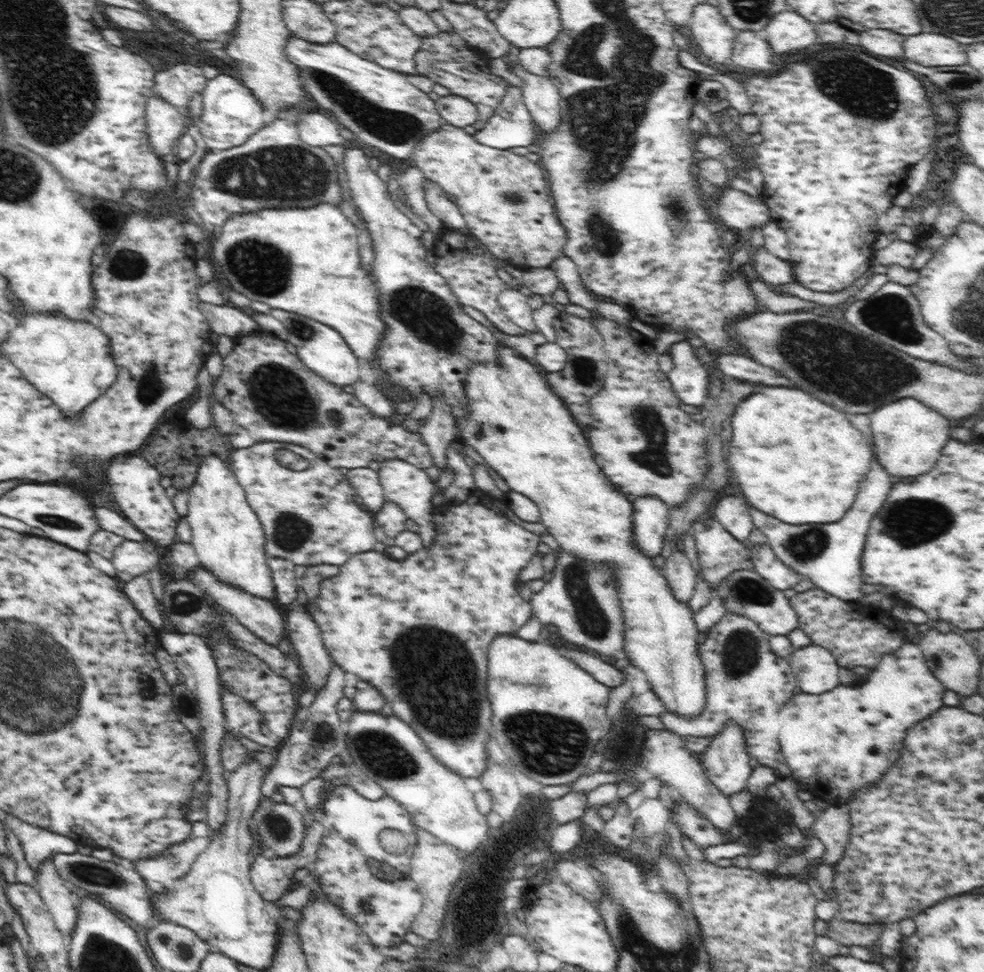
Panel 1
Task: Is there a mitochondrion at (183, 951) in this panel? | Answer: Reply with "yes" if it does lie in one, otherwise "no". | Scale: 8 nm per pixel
yes

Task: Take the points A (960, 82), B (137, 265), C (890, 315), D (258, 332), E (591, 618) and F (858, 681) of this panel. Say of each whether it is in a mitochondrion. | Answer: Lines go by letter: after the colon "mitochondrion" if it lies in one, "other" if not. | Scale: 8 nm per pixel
A: mitochondrion
B: mitochondrion
C: mitochondrion
D: other
E: mitochondrion
F: other

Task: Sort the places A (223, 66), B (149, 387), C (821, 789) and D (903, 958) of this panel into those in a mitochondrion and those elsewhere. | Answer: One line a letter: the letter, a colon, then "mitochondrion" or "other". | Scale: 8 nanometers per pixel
A: other
B: mitochondrion
C: other
D: other

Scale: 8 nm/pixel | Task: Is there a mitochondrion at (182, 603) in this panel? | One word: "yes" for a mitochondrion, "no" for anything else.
yes

